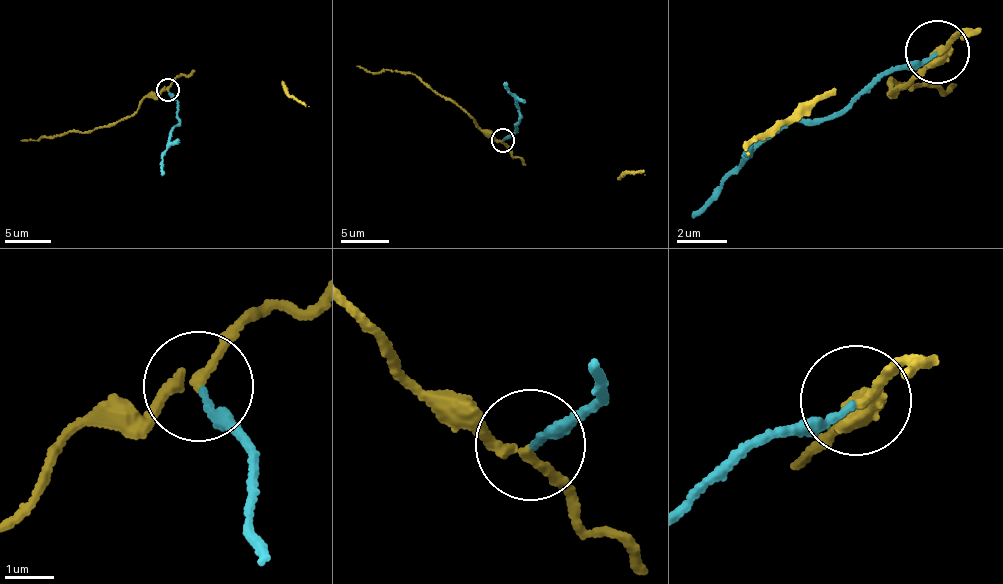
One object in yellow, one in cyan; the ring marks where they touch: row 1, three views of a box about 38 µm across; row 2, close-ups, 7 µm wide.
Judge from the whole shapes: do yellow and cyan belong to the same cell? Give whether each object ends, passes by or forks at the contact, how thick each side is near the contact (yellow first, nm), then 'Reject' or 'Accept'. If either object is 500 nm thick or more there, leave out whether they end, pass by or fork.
At the ring yellow passes by. At the ring cyan ends. Thickness 170 nm (yellow) against 160 nm. Reject

